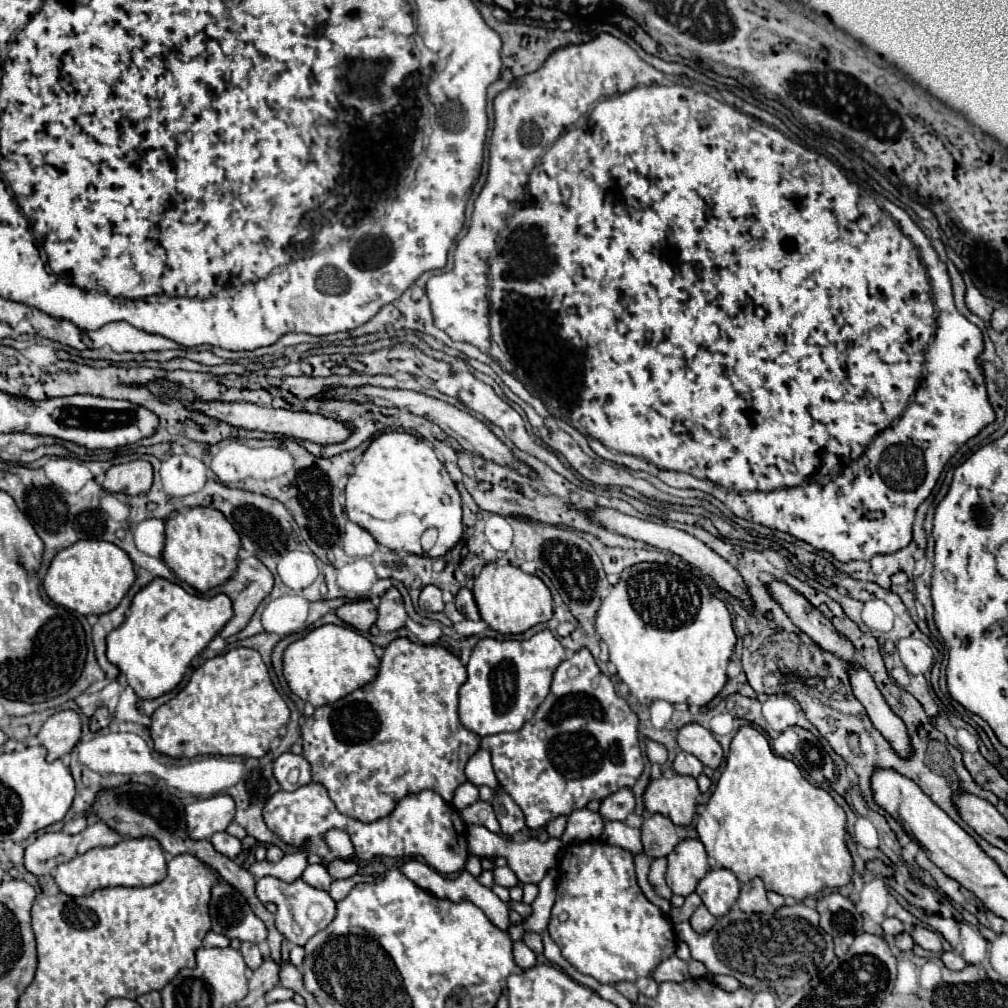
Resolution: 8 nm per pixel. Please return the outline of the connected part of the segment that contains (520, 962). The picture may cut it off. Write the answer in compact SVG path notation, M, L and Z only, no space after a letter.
M512 942L512 952L516 966L520 966L522 970L532 968L536 964L536 954L528 946L524 946L524 942Z

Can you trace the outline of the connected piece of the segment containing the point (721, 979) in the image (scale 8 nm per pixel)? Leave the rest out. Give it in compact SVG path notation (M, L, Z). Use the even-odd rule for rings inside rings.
M714 976L714 984L718 984L726 992L734 992L740 988L740 982L736 982L736 978L732 976Z

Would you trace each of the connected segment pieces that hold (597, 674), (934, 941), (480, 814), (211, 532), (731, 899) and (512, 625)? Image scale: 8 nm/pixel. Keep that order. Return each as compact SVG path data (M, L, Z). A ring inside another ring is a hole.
M582 648L564 660L550 684L550 694L538 706L532 720L516 732L500 732L482 738L482 750L492 754L492 766L504 792L522 808L526 826L536 830L544 828L560 814L570 814L584 808L590 800L604 800L618 788L632 788L642 774L644 760L638 746L638 716L630 710L628 702L614 692L614 684L602 674L590 650Z
M910 926L910 936L914 938L914 942L926 950L932 952L940 952L942 950L942 942L940 936L936 932L932 932L930 928L922 928L922 926Z
M478 800L470 806L466 806L464 810L460 810L460 816L466 824L480 824L480 826L486 826L490 832L500 834L500 826L498 826L498 820L494 816L494 810L492 810L490 802Z
M196 506L166 518L166 544L162 550L162 558L180 580L188 582L198 592L208 592L234 574L238 550L240 536L216 508Z
M728 868L710 870L696 886L696 894L702 898L704 906L718 918L724 916L736 902L740 892L740 882Z
M498 562L486 564L474 580L472 594L478 604L482 620L500 634L520 634L552 618L554 600L548 586L538 576L522 572L520 566L498 564Z

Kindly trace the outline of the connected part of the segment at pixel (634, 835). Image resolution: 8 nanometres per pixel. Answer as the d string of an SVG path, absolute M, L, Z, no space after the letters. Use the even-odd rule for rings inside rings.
M606 822L602 840L608 844L616 844L632 854L642 852L642 842L640 842L640 830L638 828L630 828L624 822ZM608 830L608 832L606 832Z

